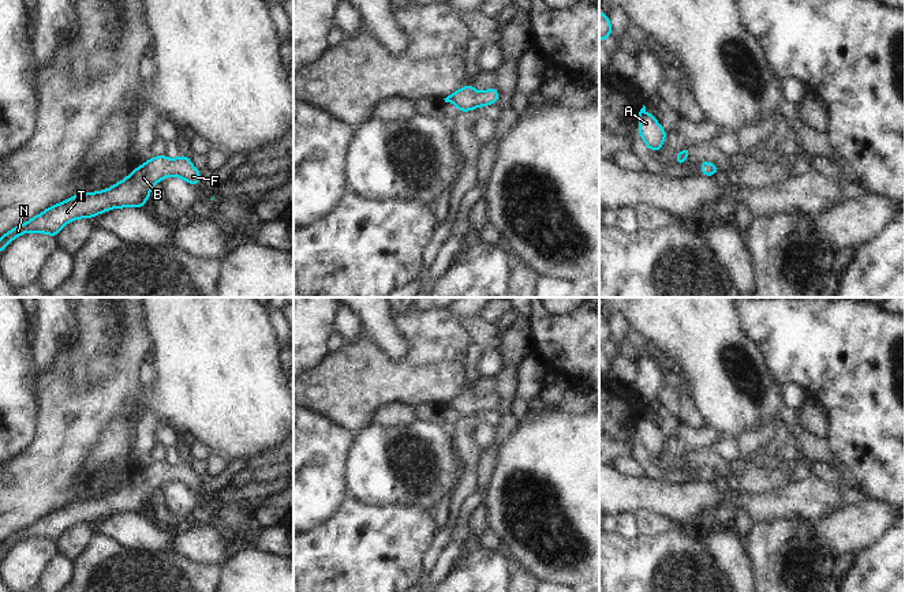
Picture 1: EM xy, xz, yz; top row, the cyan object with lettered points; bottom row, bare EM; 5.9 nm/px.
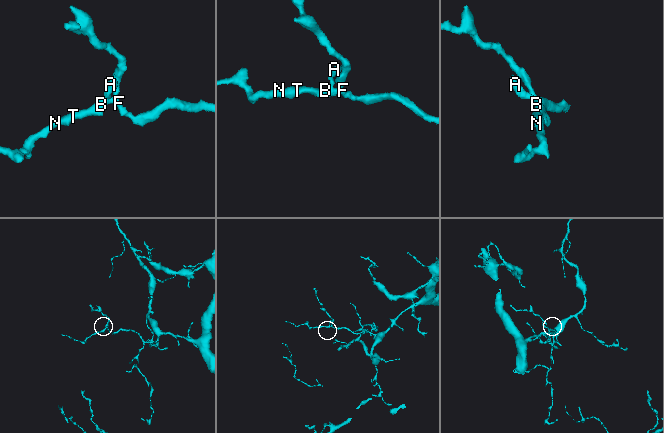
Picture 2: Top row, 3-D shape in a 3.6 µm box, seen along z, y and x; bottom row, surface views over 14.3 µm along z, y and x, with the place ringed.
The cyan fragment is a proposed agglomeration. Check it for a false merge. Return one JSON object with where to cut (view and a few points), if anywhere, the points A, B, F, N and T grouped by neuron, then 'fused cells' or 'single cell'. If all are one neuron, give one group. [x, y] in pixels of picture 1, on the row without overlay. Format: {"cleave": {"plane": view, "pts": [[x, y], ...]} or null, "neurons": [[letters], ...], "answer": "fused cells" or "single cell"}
{"cleave": null, "neurons": [["A", "B", "F", "N", "T"]], "answer": "single cell"}

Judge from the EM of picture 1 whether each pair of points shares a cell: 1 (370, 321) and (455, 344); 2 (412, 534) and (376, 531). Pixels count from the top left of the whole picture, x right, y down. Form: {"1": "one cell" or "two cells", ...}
{"1": "two cells", "2": "one cell"}

